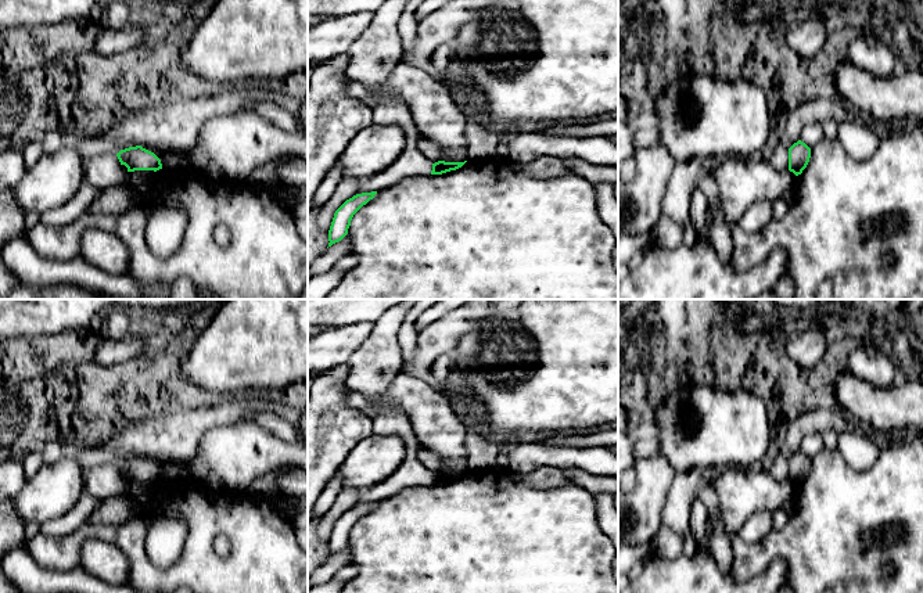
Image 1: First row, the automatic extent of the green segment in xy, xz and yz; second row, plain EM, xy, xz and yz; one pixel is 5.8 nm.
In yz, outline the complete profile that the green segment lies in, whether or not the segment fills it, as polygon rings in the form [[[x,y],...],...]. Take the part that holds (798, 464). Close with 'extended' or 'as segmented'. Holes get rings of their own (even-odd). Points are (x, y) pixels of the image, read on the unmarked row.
[[[798,450],[789,459],[789,481],[801,485],[811,468],[811,459]]] | as segmented

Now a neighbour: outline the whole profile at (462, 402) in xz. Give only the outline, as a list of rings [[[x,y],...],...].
[[[450,392],[452,409],[457,416],[464,416],[471,413],[471,403],[475,400],[467,392]]]

